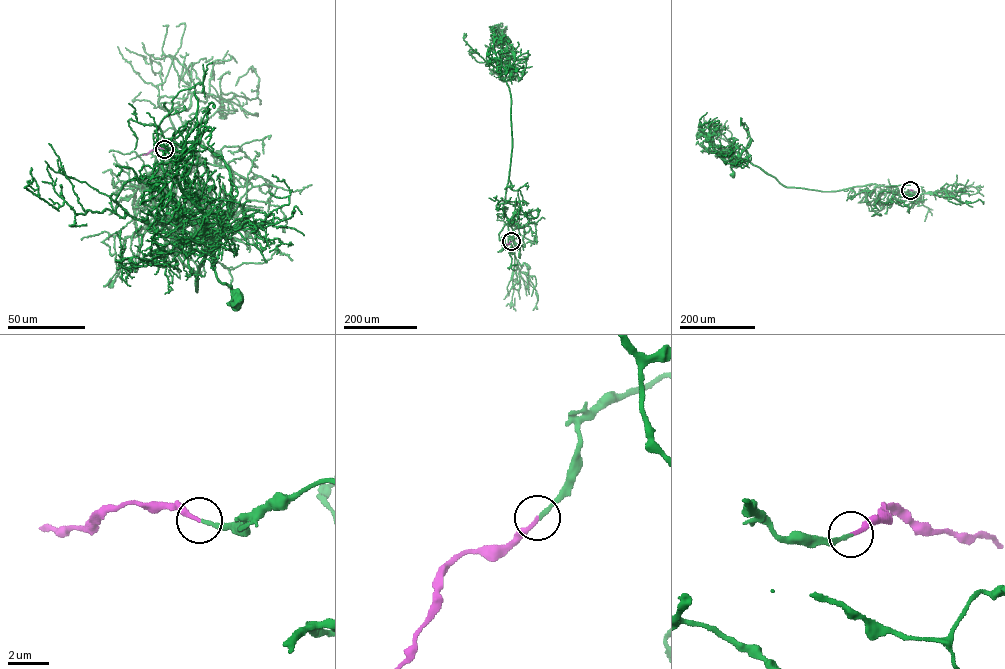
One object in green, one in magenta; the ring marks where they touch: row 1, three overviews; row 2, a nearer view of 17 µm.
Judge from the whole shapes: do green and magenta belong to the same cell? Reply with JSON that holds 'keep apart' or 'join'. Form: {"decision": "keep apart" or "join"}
{"decision": "join"}

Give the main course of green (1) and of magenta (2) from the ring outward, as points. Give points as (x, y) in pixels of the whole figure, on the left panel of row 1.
1: (164, 149), (155, 189), (141, 178), (176, 254), (197, 292), (190, 235), (221, 217), (215, 275), (237, 297)
2: (164, 149), (158, 148), (143, 155)

